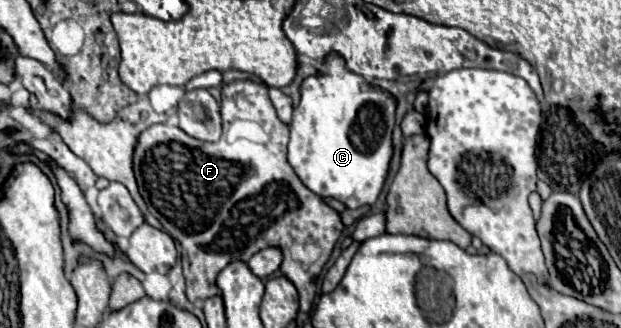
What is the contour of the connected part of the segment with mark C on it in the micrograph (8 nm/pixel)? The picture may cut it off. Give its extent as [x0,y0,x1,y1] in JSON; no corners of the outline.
[288,52,396,208]

